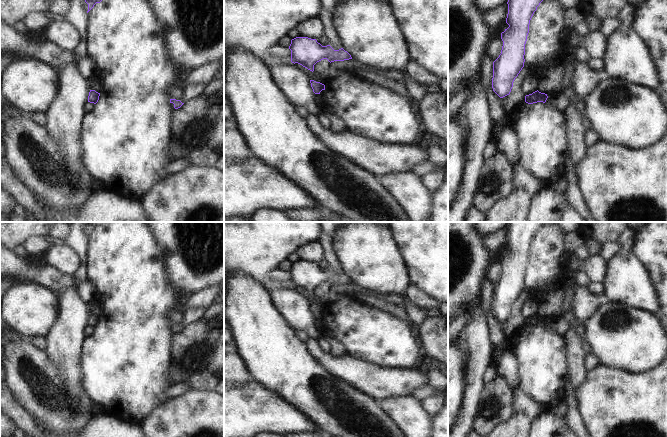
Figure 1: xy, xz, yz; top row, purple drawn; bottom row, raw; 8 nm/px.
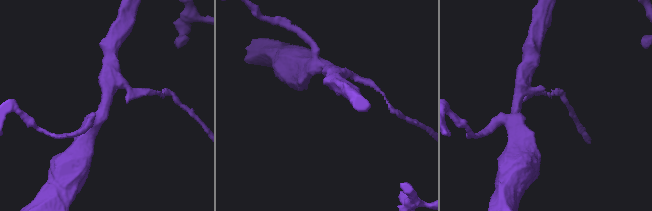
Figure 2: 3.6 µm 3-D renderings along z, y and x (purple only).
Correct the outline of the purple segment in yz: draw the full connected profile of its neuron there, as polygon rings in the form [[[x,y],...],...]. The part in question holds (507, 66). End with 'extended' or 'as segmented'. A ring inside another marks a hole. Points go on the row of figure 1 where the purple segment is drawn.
[[[508,0],[508,14],[506,23],[509,25],[504,32],[501,33],[503,46],[501,54],[493,62],[493,91],[503,98],[510,94],[513,82],[524,67],[525,44],[529,33],[530,20],[537,10],[537,7],[543,0]]] | as segmented

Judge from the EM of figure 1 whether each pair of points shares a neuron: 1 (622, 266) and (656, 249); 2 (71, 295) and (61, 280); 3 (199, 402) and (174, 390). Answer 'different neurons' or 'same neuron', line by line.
1: different neurons
2: different neurons
3: different neurons

